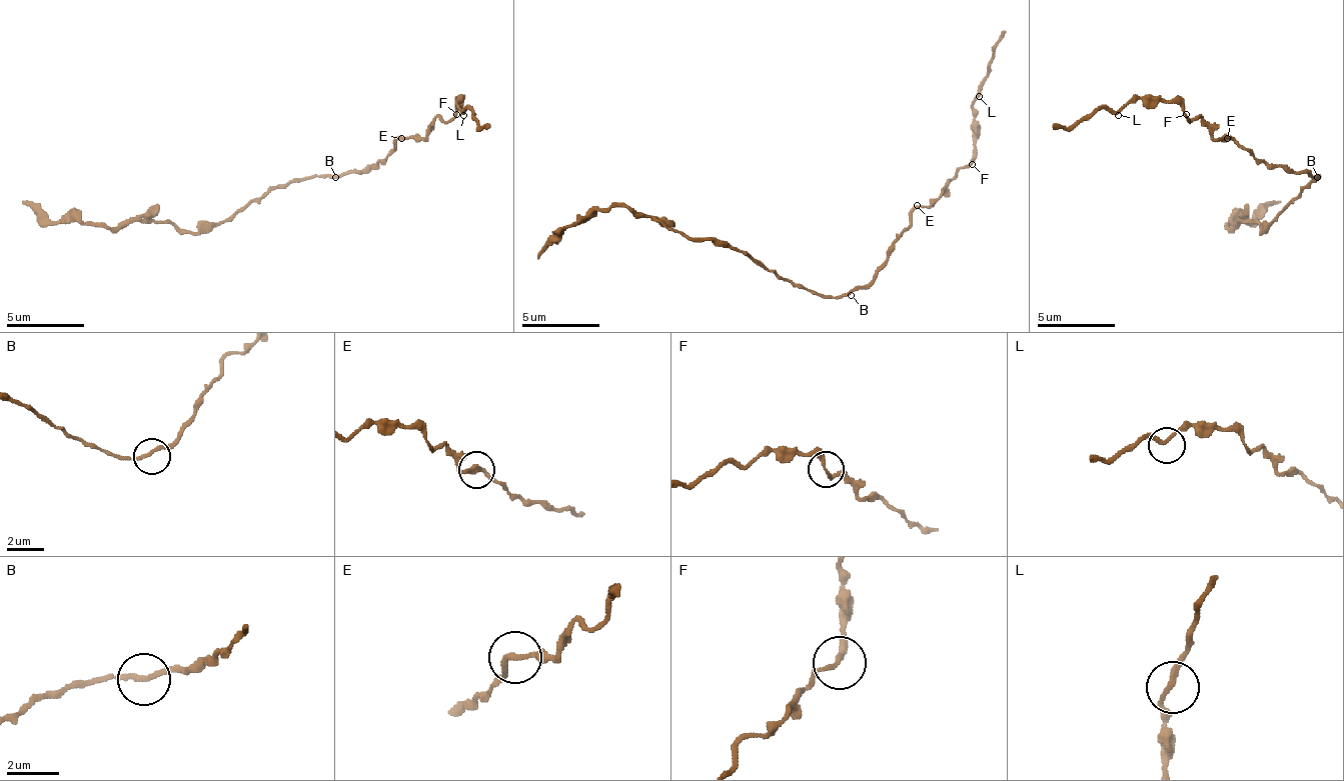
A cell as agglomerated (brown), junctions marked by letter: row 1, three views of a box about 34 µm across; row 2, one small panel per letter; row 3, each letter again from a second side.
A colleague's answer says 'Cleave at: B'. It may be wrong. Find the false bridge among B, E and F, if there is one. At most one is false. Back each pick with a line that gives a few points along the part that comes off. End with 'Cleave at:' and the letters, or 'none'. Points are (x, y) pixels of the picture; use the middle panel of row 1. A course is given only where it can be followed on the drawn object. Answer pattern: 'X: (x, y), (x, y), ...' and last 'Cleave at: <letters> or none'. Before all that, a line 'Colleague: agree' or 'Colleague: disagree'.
Colleague: disagree
Cleave at: none

